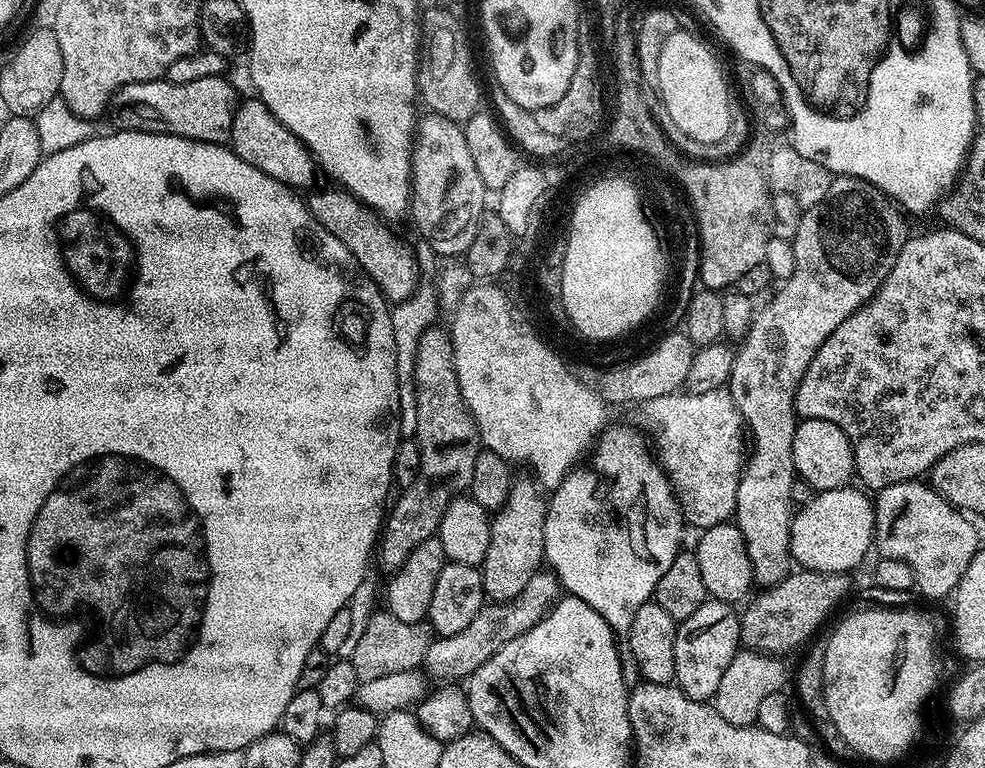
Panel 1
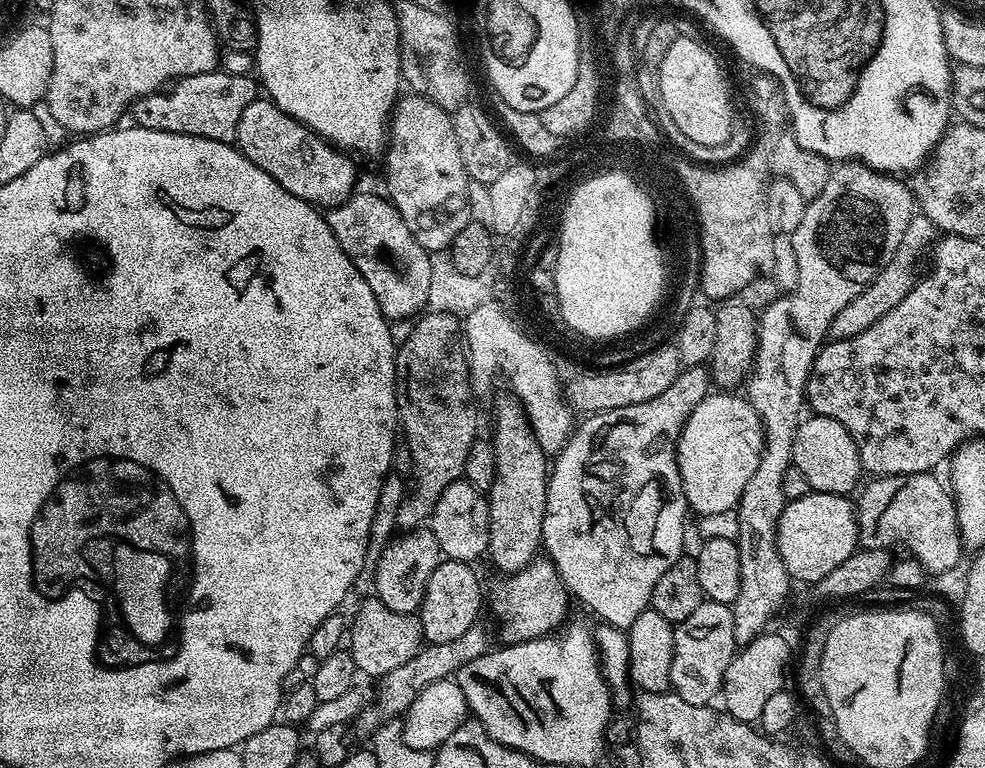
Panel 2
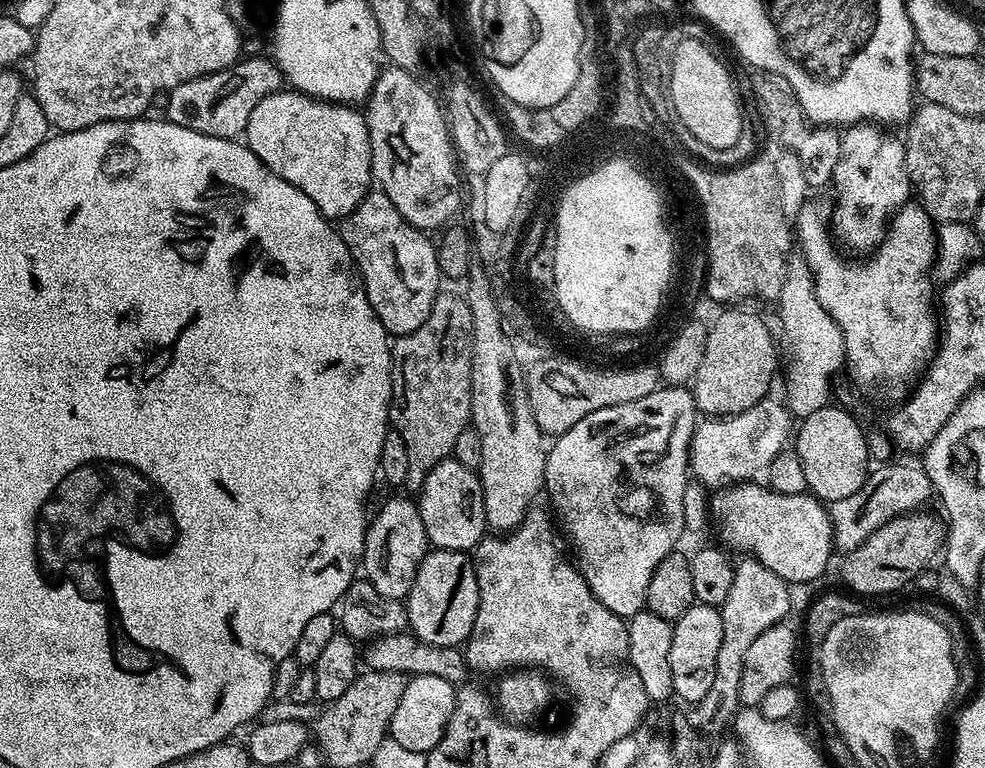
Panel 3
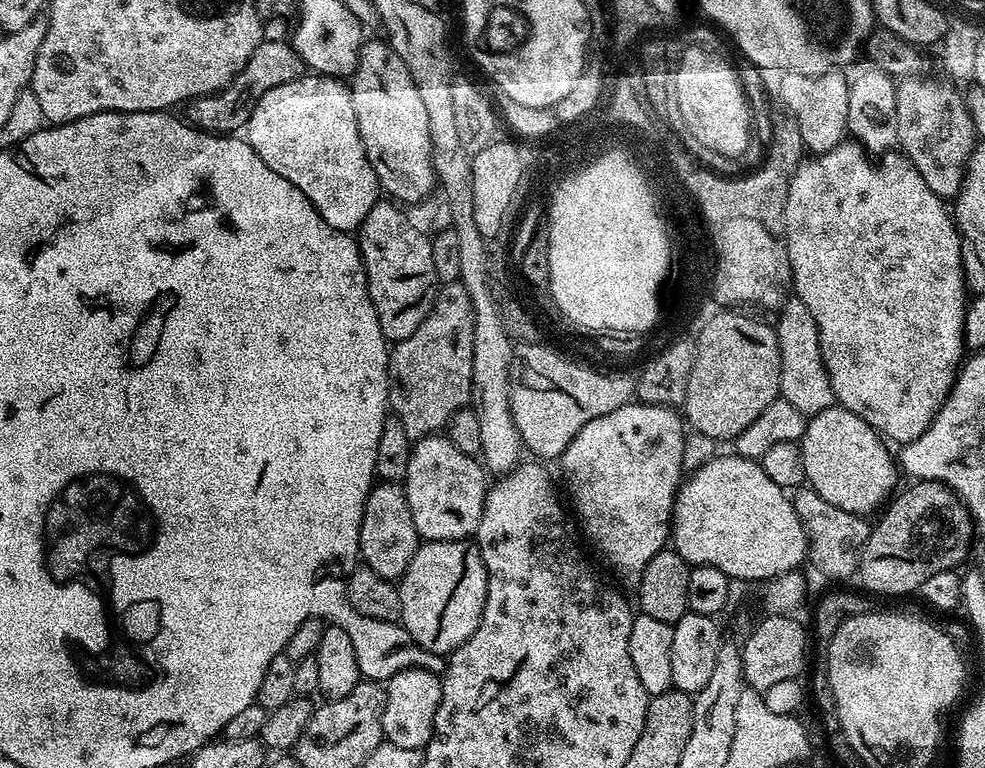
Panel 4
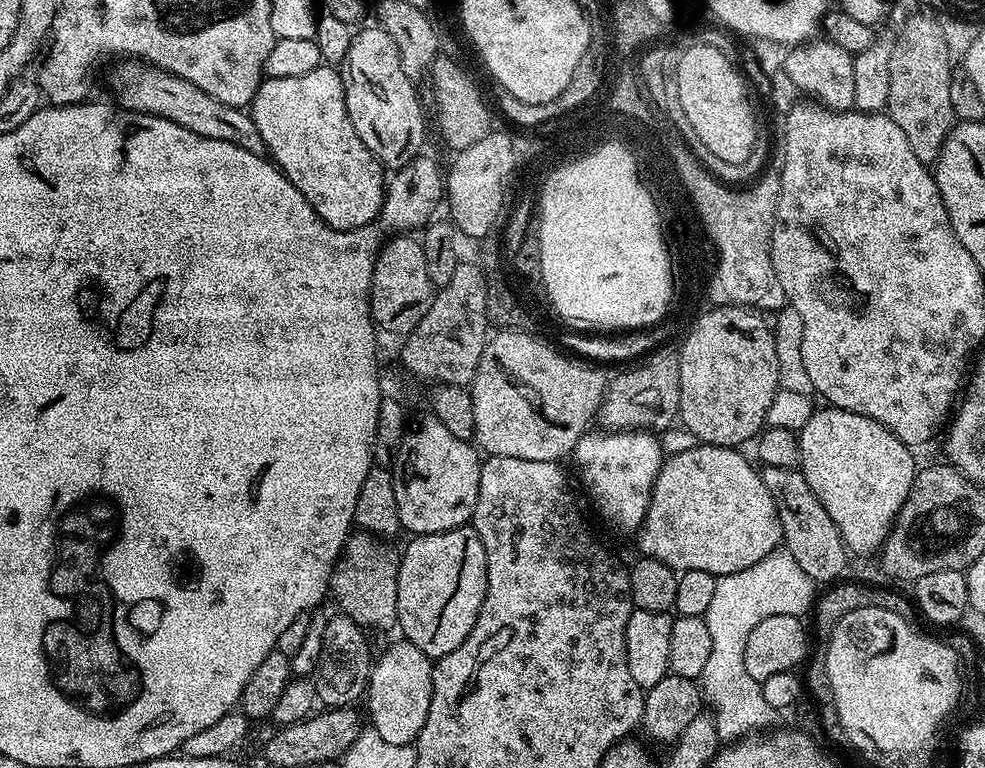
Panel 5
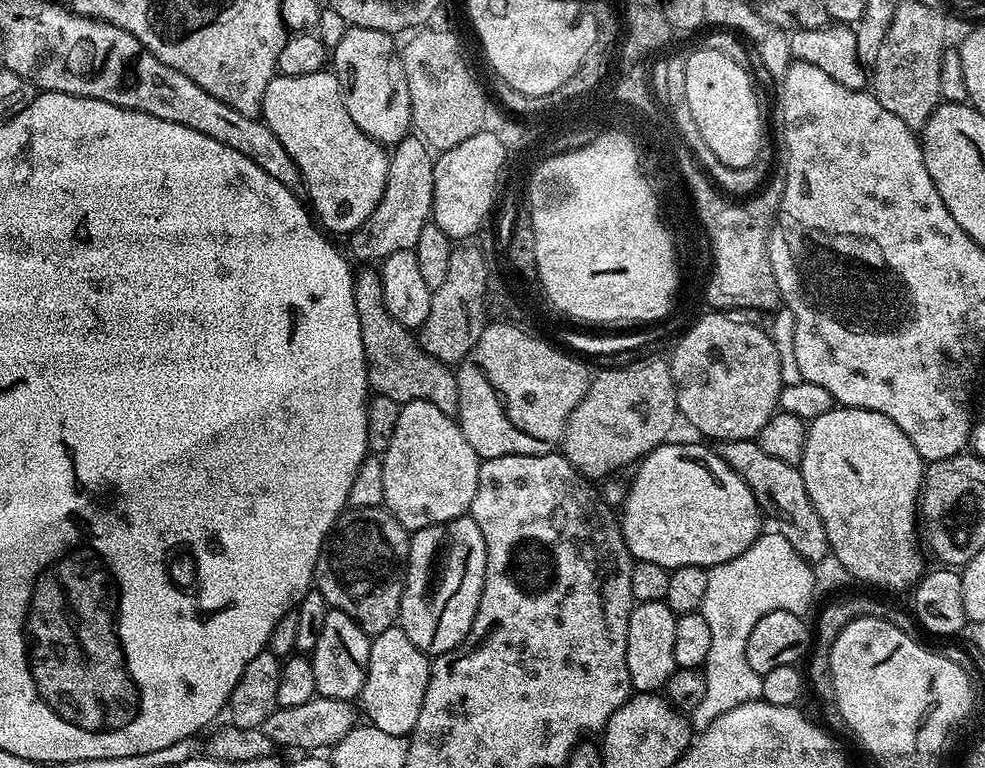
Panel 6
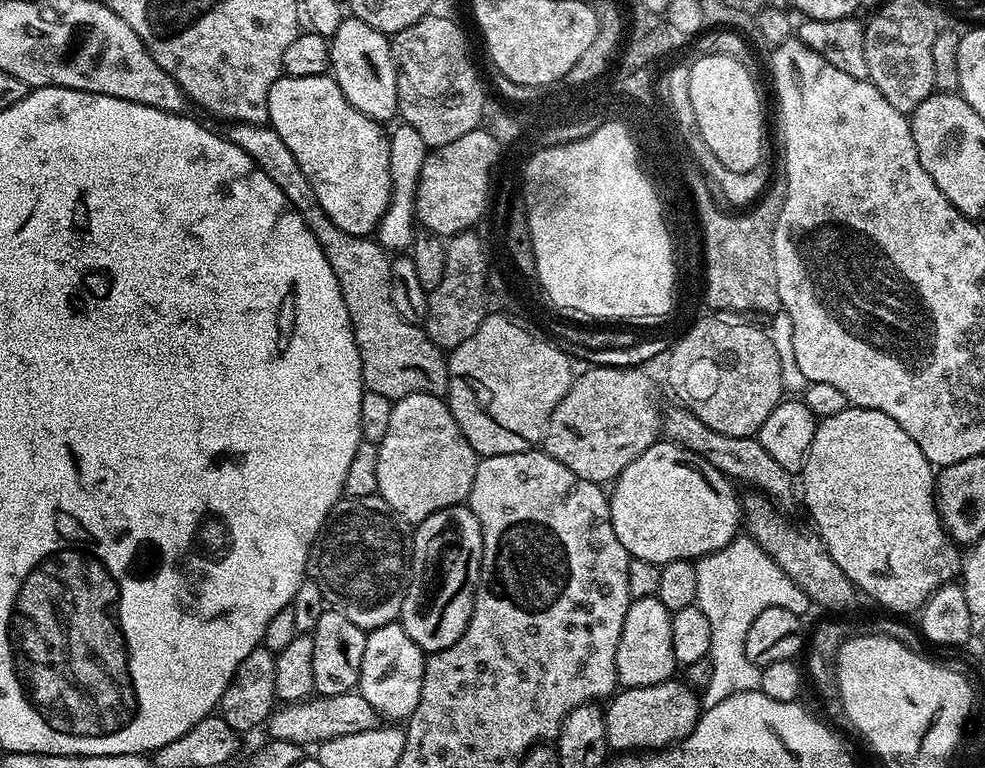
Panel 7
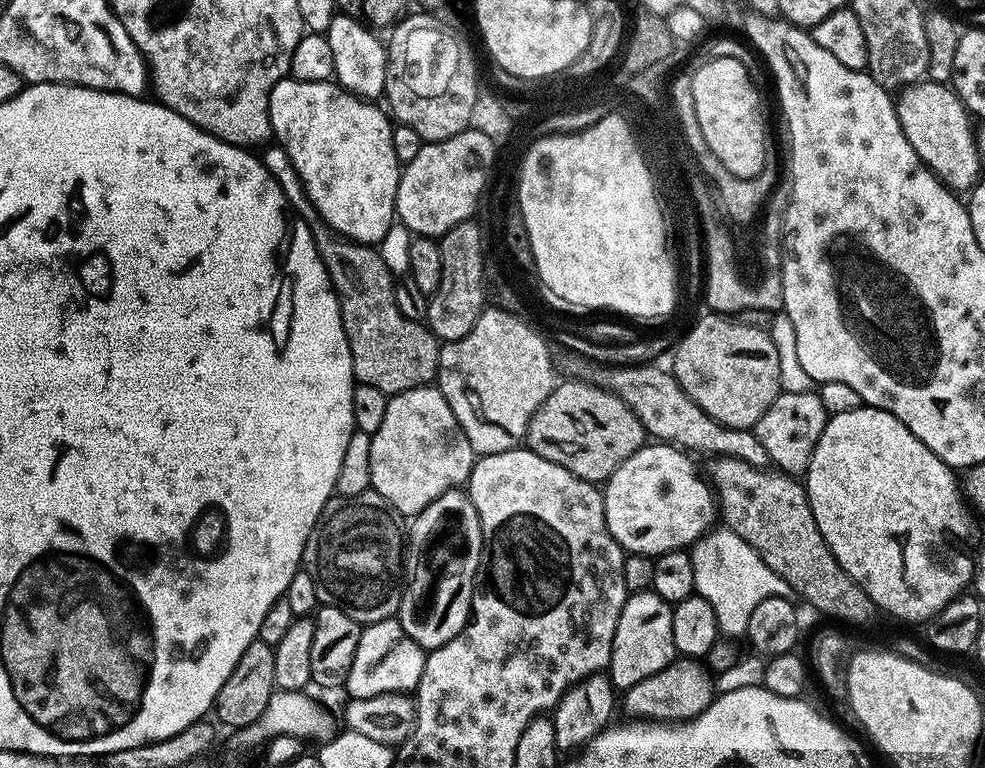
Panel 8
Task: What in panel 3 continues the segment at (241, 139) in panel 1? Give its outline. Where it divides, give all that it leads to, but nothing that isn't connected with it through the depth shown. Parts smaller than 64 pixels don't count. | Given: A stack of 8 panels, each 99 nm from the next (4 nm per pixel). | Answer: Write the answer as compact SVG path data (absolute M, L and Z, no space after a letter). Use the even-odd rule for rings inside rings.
M281 90L262 98L250 114L244 136L248 149L290 186L298 186L318 206L318 210L333 222L339 222L364 201L373 187L372 151L368 137L368 122L363 111L347 104L329 104L327 100L316 100L295 90Z

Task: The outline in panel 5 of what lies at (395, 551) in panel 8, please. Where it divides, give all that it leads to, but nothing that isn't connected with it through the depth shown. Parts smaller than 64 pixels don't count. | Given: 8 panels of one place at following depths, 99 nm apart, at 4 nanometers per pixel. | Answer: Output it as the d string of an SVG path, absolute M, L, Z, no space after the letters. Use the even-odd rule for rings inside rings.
M353 531L332 568L331 599L336 599L336 604L340 607L337 609L343 615L365 630L397 627L400 561L397 549L395 552L388 544L391 543L385 542L379 536L373 536L371 532Z

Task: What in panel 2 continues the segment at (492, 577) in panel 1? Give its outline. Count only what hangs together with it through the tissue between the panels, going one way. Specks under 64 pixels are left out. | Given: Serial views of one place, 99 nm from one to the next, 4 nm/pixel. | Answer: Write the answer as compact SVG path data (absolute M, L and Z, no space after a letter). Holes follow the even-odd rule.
M515 395L500 396L496 400L496 409L492 412L492 433L490 439L494 446L494 458L496 459L496 473L494 474L494 482L492 488L486 493L488 497L488 517L490 518L490 538L488 539L487 559L492 559L492 564L497 568L497 573L511 574L522 570L528 563L537 559L538 553L542 548L542 518L546 518L546 494L548 493L548 473L550 471L550 456L542 450L542 446L536 440L536 436L532 432L532 425L528 423L528 415L524 413L524 405L516 399Z

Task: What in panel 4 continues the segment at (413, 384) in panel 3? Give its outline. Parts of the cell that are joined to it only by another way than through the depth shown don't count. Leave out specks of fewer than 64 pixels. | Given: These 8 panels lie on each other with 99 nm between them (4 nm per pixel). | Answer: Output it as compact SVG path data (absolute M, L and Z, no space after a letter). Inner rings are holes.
M445 284L437 291L430 314L422 318L422 326L410 338L395 341L388 357L388 407L391 415L402 422L409 438L419 438L439 433L461 408L469 407L472 398L474 374L474 310L470 294L464 285Z

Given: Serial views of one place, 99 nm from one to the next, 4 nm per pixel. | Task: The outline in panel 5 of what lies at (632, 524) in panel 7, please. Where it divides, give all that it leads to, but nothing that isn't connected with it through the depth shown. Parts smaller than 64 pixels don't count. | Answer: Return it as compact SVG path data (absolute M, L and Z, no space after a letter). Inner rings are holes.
M697 443L695 447L684 448L681 452L674 453L673 456L671 453L665 459L664 465L660 467L660 473L652 487L652 497L650 498L650 506L646 510L644 525L638 529L641 548L639 551L643 555L654 557L658 562L666 562L666 566L676 569L677 573L686 570L706 570L706 574L719 578L726 574L734 574L738 570L746 570L746 566L754 566L754 562L760 562L771 552L777 551L782 544L782 529L778 510L774 506L774 498L770 494L770 490L766 490L766 482L762 482L757 465L751 459L748 461L743 456L743 451L735 448L719 448L713 444Z

